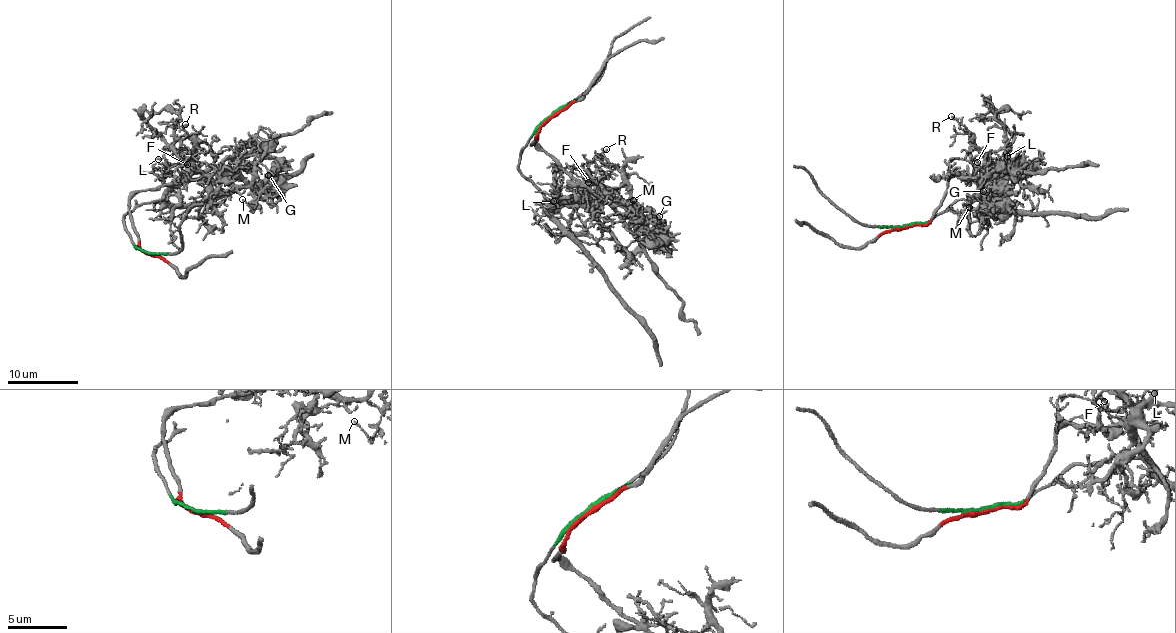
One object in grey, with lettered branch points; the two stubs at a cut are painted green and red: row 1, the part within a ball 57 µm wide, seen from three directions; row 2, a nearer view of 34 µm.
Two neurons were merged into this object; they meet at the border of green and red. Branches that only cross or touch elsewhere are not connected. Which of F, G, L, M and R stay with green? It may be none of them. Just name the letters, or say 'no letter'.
F, L, R

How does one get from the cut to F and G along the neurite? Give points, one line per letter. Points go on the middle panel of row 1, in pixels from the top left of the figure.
F: (552, 116), (520, 153), (518, 171), (552, 201), (586, 199), (591, 182), (586, 179), (589, 181)
G: (552, 116), (532, 144), (535, 142), (604, 201), (621, 204), (643, 232), (654, 233), (665, 225), (659, 216)

